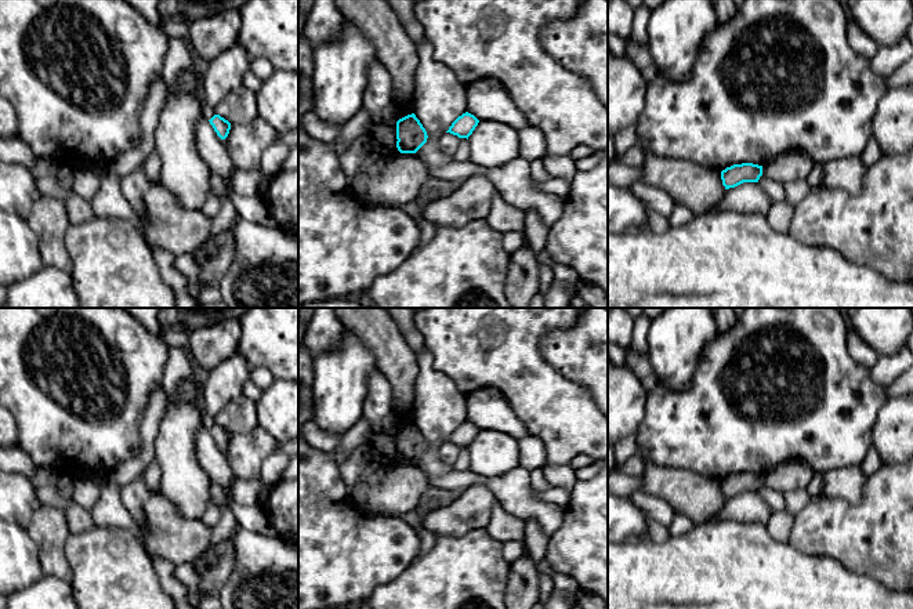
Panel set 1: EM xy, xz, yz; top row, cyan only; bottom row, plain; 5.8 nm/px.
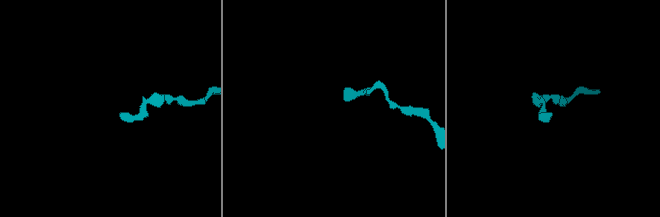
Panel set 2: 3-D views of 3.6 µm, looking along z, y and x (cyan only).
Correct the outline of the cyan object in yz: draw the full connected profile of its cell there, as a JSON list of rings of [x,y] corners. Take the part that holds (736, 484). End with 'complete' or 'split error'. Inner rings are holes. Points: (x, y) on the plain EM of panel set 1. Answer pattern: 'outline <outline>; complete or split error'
outline [[[753,472],[733,474],[721,481],[725,499],[735,497],[743,492],[758,492],[761,485],[762,475]]]; complete

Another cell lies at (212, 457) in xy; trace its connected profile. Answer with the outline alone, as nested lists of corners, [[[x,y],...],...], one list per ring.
[[[203,424],[199,425],[196,432],[195,450],[200,467],[206,471],[211,482],[220,485],[224,490],[232,492],[236,478],[231,471],[225,450],[217,445]]]

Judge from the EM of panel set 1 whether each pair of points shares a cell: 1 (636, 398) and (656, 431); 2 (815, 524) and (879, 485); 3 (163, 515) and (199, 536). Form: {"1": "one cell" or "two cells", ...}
{"1": "two cells", "2": "one cell", "3": "one cell"}

